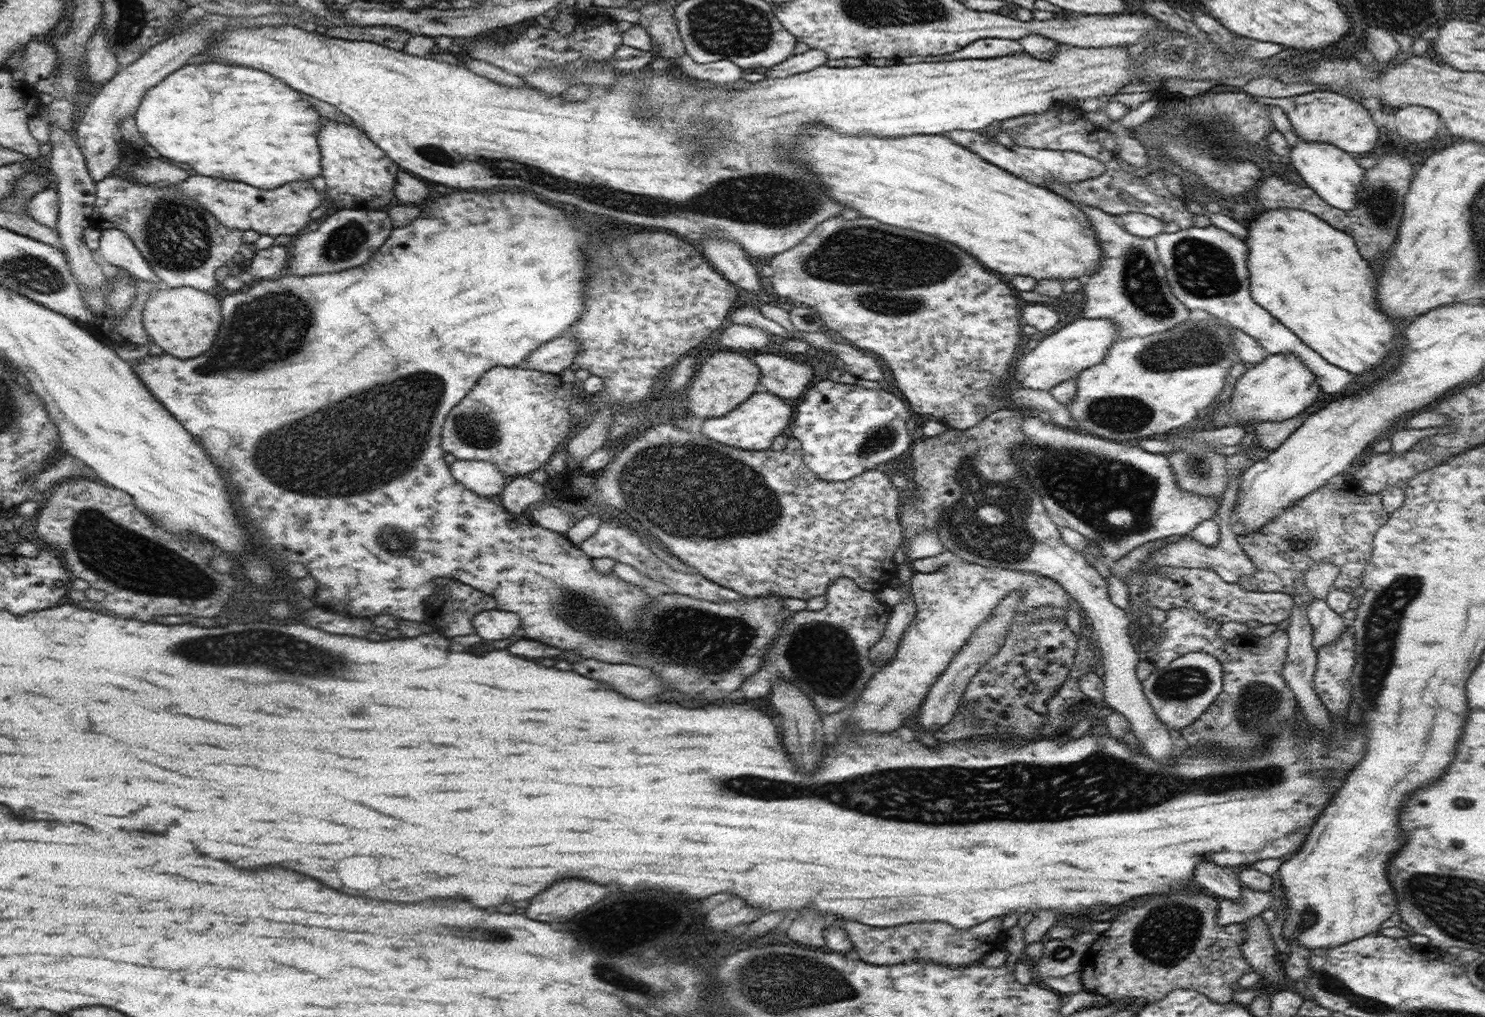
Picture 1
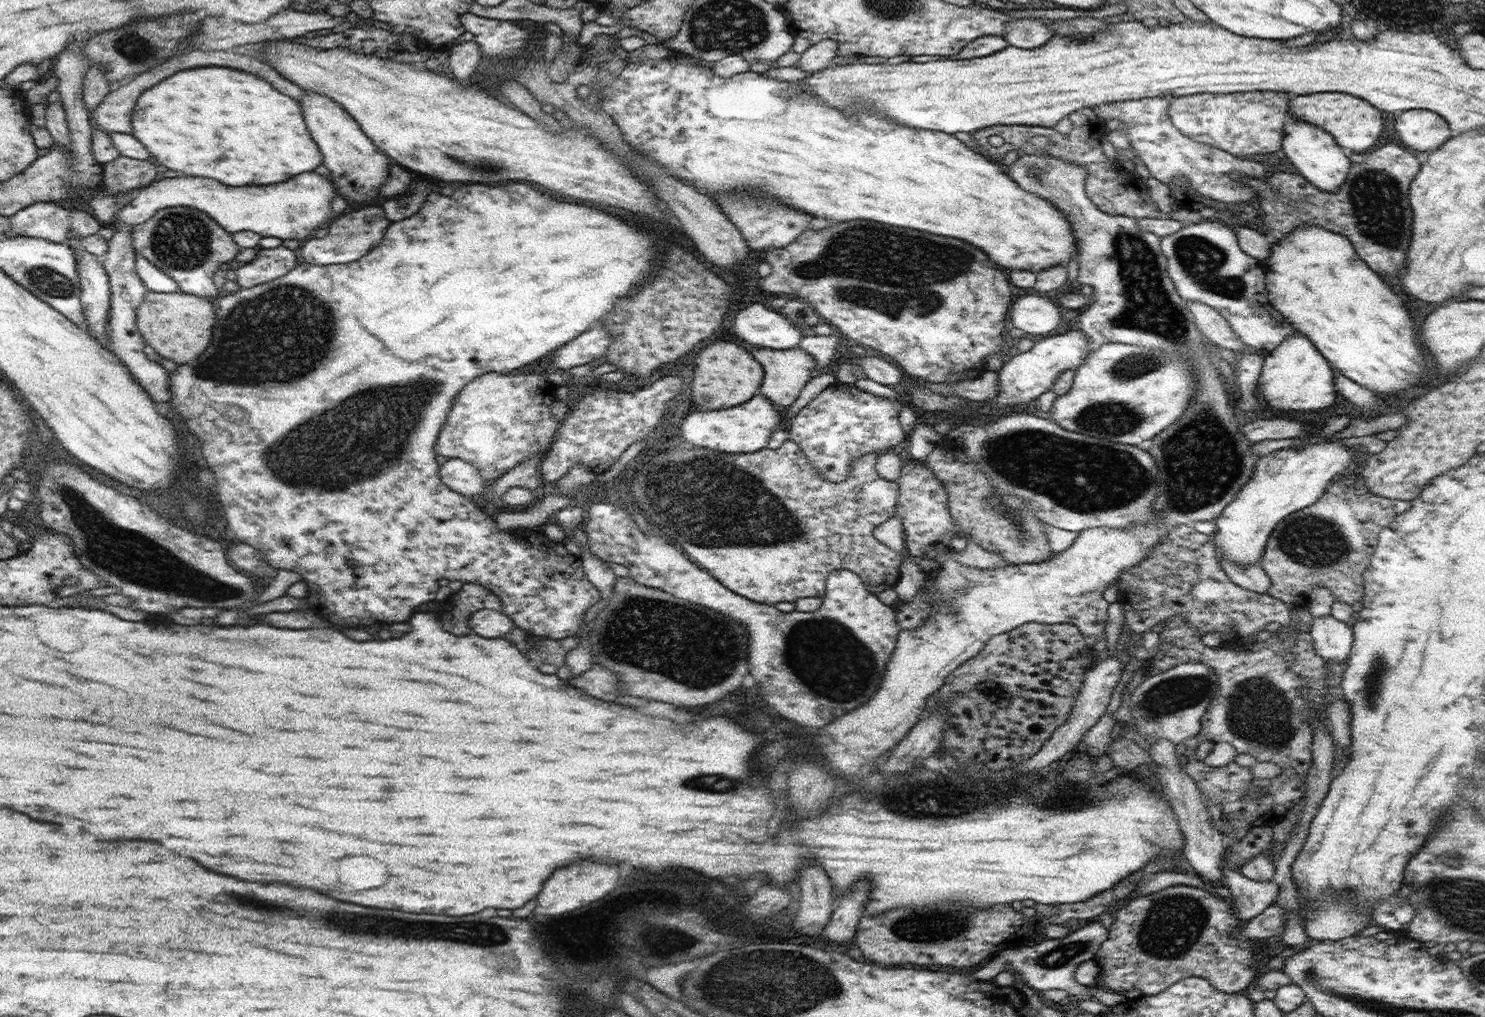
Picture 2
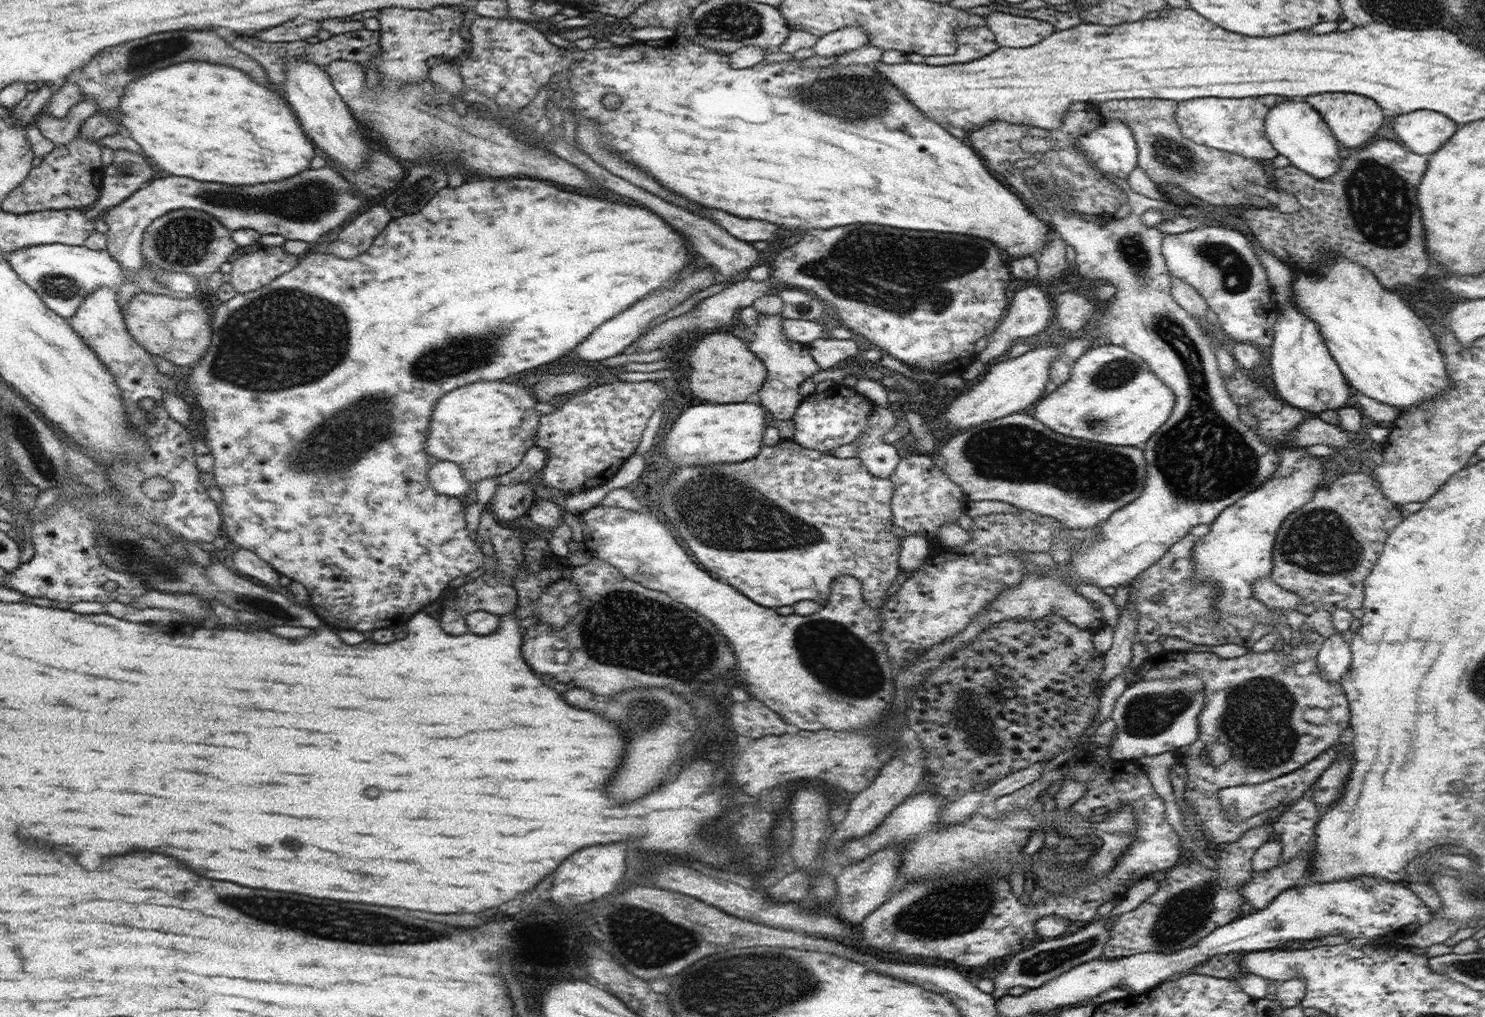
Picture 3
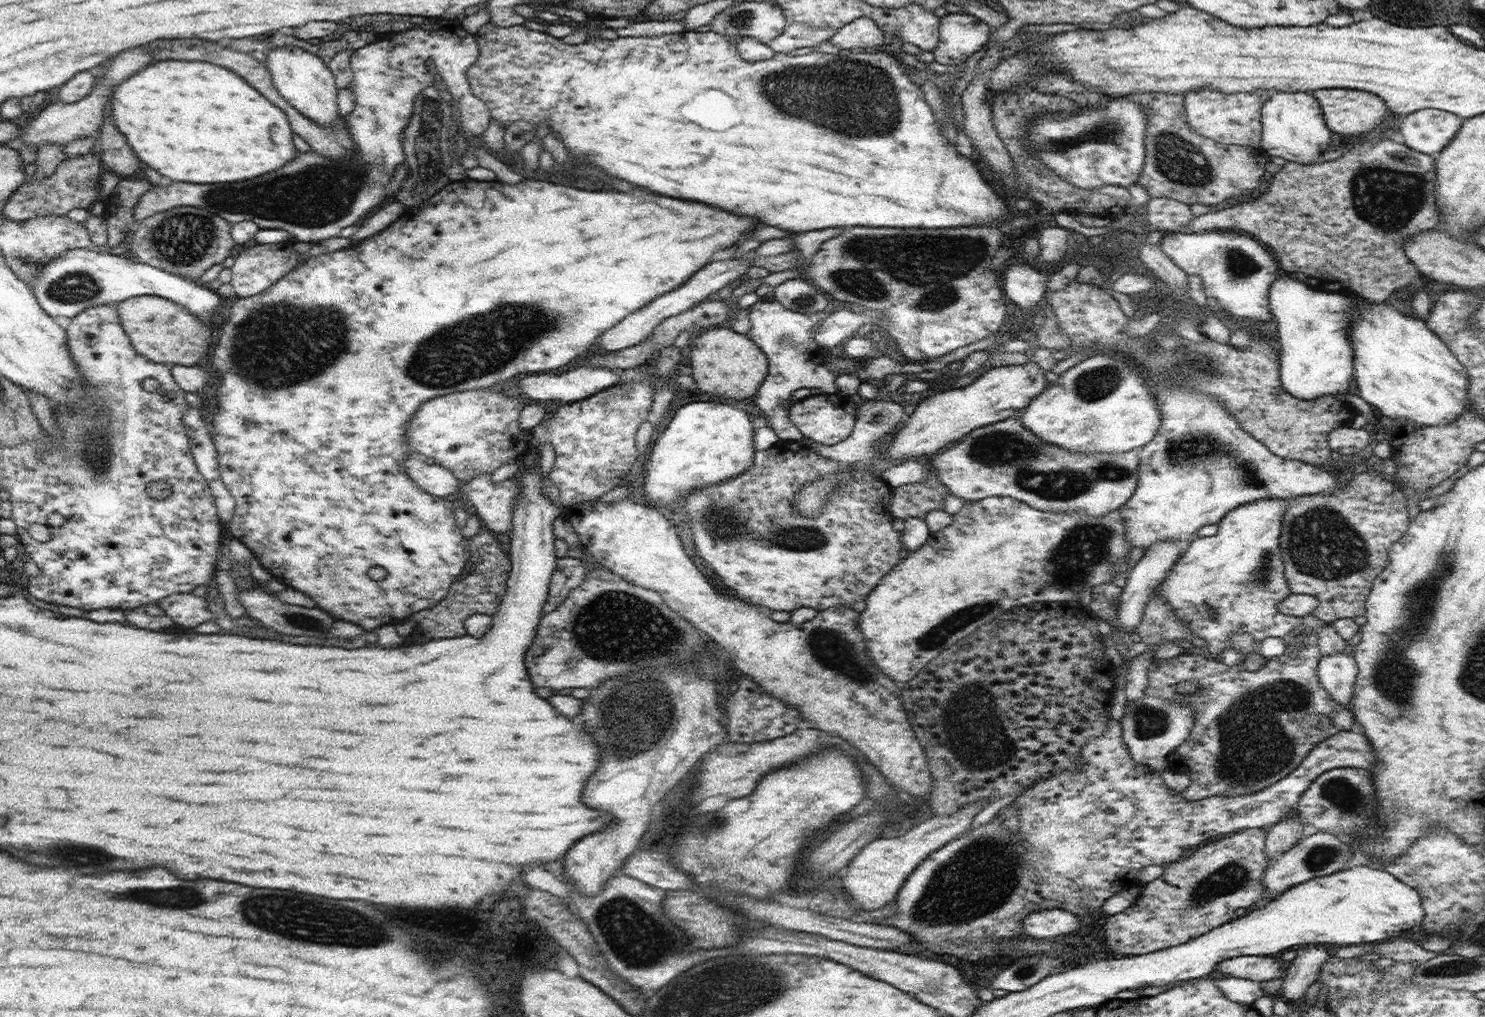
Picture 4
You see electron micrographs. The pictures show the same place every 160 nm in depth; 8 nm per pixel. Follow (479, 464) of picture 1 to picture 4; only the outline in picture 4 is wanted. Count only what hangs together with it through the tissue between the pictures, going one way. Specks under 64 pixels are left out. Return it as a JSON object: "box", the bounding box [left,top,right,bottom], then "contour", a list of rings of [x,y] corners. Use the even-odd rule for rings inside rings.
{"box":[405,452,463,497],"contour":[[[410,452],[410,456],[405,458],[405,465],[409,477],[428,494],[446,497],[456,493],[463,485],[451,470],[436,463],[427,464],[414,453]]]}

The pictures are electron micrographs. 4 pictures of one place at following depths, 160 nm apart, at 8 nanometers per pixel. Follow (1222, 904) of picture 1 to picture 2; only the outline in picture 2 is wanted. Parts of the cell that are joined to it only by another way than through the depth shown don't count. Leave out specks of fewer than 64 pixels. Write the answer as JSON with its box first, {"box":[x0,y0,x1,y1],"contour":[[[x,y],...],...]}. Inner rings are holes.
{"box":[1223,865,1279,920],"contour":[[[1229,865],[1223,868],[1224,885],[1230,890],[1233,913],[1241,920],[1250,920],[1264,912],[1279,895],[1279,886],[1270,879],[1257,881],[1244,876]]]}

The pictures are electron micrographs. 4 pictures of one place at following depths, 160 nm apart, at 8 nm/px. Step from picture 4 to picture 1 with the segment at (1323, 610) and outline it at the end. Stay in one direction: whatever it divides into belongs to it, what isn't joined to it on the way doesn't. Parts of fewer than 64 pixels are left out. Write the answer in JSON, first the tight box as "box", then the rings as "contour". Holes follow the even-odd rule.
{"box":[1238,480,1389,595],"contour":[[[1356,480],[1329,481],[1274,516],[1260,531],[1243,534],[1238,531],[1239,545],[1257,568],[1254,574],[1243,576],[1238,583],[1244,590],[1292,595],[1296,591],[1295,580],[1305,576],[1313,564],[1329,562],[1339,570],[1335,588],[1353,593],[1363,584],[1363,572],[1372,556],[1375,535],[1389,515],[1380,493],[1362,491]]]}

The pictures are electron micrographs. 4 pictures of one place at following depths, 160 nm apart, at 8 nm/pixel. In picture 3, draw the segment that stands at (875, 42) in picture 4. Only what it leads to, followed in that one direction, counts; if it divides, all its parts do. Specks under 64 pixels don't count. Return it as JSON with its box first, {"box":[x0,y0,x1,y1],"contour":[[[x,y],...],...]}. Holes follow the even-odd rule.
{"box":[812,27,869,57],"contour":[[[844,27],[825,34],[812,48],[814,56],[834,57],[869,45],[869,36],[864,27]]]}

